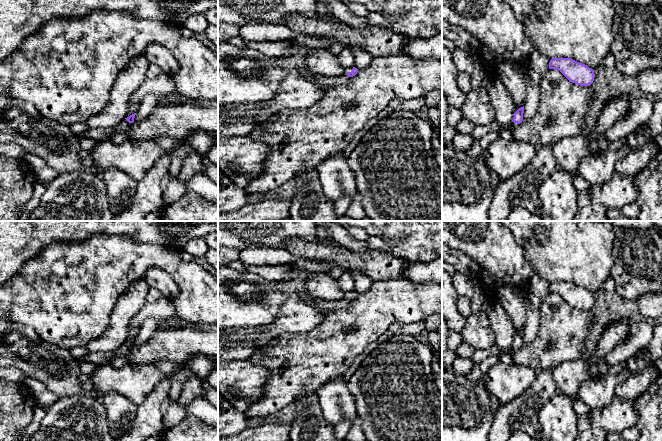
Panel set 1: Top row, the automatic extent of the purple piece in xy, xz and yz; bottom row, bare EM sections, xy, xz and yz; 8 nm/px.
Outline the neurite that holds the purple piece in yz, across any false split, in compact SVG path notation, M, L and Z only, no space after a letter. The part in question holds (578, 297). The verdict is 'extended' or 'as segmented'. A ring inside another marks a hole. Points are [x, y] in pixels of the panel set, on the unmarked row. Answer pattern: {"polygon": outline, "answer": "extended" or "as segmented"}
{"polygon": "M553 282L549 293L559 294L569 305L580 310L590 310L595 302L593 293L571 282Z", "answer": "as segmented"}

